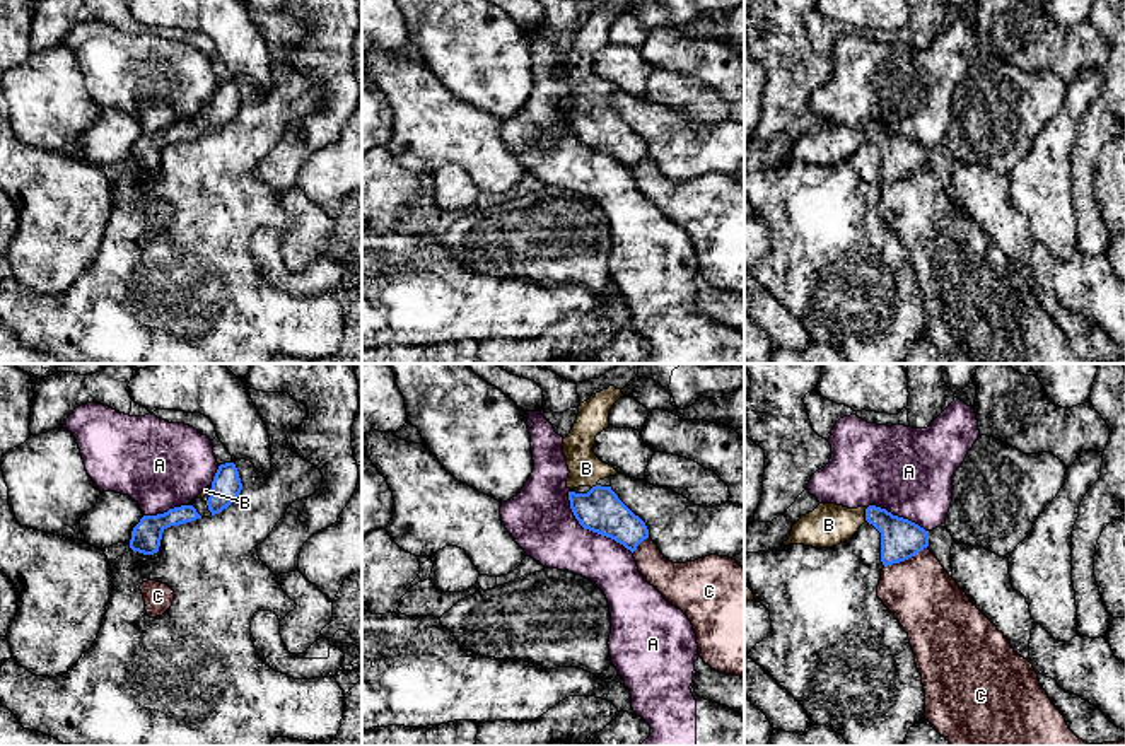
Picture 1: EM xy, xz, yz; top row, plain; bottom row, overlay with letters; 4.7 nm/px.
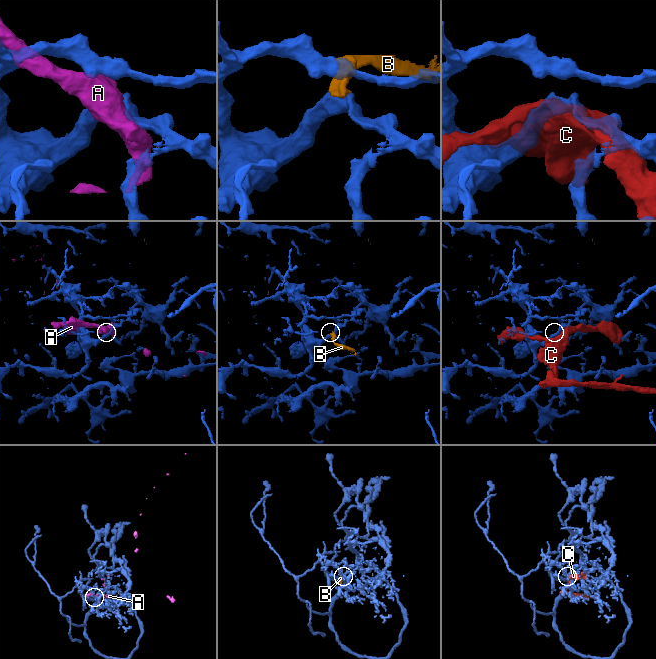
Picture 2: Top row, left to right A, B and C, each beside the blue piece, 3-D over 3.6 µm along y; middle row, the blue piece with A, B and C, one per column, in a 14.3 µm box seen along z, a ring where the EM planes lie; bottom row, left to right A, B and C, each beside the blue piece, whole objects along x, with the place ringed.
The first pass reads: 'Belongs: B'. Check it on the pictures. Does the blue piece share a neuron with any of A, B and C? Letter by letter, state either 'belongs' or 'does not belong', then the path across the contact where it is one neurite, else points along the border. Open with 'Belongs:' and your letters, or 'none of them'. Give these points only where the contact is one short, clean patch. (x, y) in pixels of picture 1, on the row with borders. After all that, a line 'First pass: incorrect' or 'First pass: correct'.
Belongs: B
A: does not belong
B: belongs; way yz (900, 538), (880, 518), (866, 514), (828, 524)
C: does not belong
First pass: correct

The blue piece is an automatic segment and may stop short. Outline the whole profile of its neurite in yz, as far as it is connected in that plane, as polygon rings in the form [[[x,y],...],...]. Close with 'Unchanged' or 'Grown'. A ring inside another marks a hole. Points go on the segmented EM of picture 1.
[[[819,504],[813,512],[802,516],[782,545],[833,548],[848,541],[866,521],[881,533],[884,567],[905,562],[929,546],[929,531],[908,519],[876,505],[848,509],[836,504]]]. Grown

